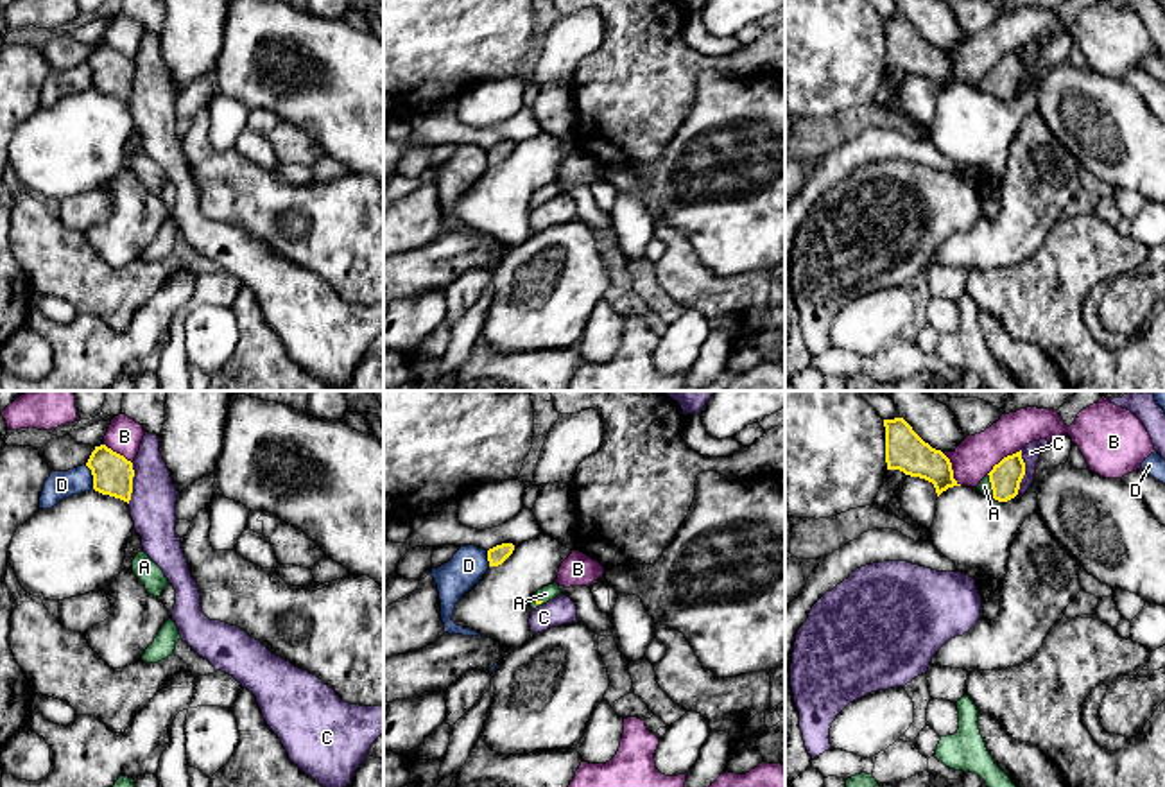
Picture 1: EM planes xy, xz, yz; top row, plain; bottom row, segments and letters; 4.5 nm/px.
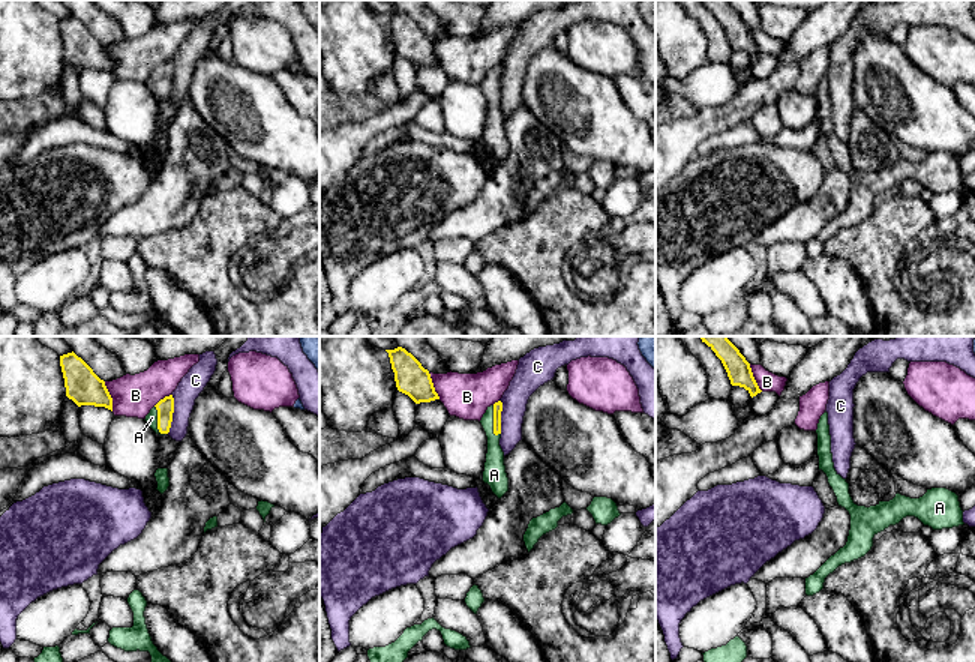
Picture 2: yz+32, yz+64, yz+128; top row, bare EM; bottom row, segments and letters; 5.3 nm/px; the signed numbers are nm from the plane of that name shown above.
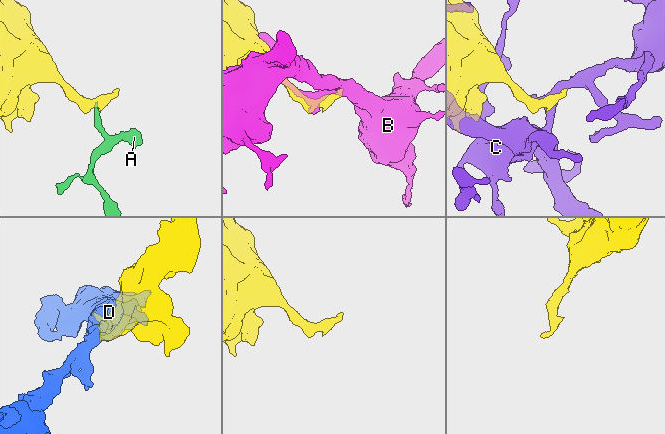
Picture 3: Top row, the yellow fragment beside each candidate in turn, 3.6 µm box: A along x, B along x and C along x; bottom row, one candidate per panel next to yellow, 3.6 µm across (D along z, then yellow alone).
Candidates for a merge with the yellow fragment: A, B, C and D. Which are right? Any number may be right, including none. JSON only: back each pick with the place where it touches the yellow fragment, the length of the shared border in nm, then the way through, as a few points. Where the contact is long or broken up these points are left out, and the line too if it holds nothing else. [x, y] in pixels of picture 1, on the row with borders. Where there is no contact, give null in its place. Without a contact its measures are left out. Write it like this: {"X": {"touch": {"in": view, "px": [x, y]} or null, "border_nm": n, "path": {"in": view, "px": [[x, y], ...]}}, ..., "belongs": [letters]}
{"A": {"touch": {"in": "yz", "px": [992, 484]}, "border_nm": 110, "path": {"in": "yz", "px": [[1006, 475], [992, 484], [984, 486]]}}, "belongs": ["A"]}

